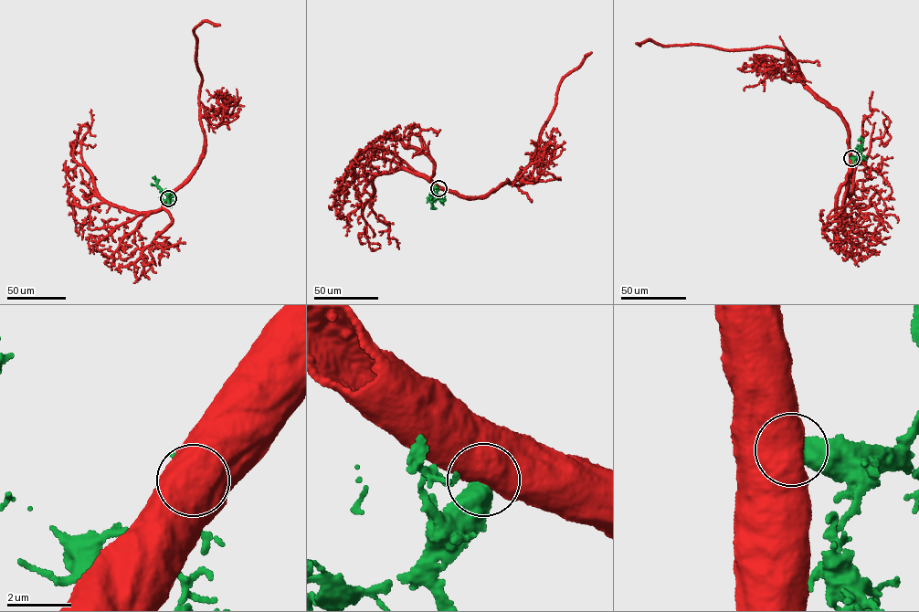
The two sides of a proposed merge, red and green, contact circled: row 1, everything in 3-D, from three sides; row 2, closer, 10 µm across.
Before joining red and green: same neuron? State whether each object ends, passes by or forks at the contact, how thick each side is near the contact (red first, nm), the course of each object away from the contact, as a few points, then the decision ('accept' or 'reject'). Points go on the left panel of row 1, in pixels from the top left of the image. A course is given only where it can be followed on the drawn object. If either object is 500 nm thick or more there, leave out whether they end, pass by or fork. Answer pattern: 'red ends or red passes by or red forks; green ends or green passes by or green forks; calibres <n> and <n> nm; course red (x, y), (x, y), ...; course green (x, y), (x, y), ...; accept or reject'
calibres 750 and 600 nm; course red (168, 198), (197, 166), (205, 142), (198, 97), (202, 79), (193, 29), (205, 21), (220, 25); course green (168, 198), (153, 177); reject

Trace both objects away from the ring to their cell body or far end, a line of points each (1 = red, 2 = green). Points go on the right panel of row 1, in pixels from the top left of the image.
1: (851, 158), (840, 116), (804, 83), (795, 58), (784, 50), (726, 50), (648, 39), (636, 44)
2: (851, 158), (858, 156), (857, 150), (862, 142), (860, 139), (858, 140)

